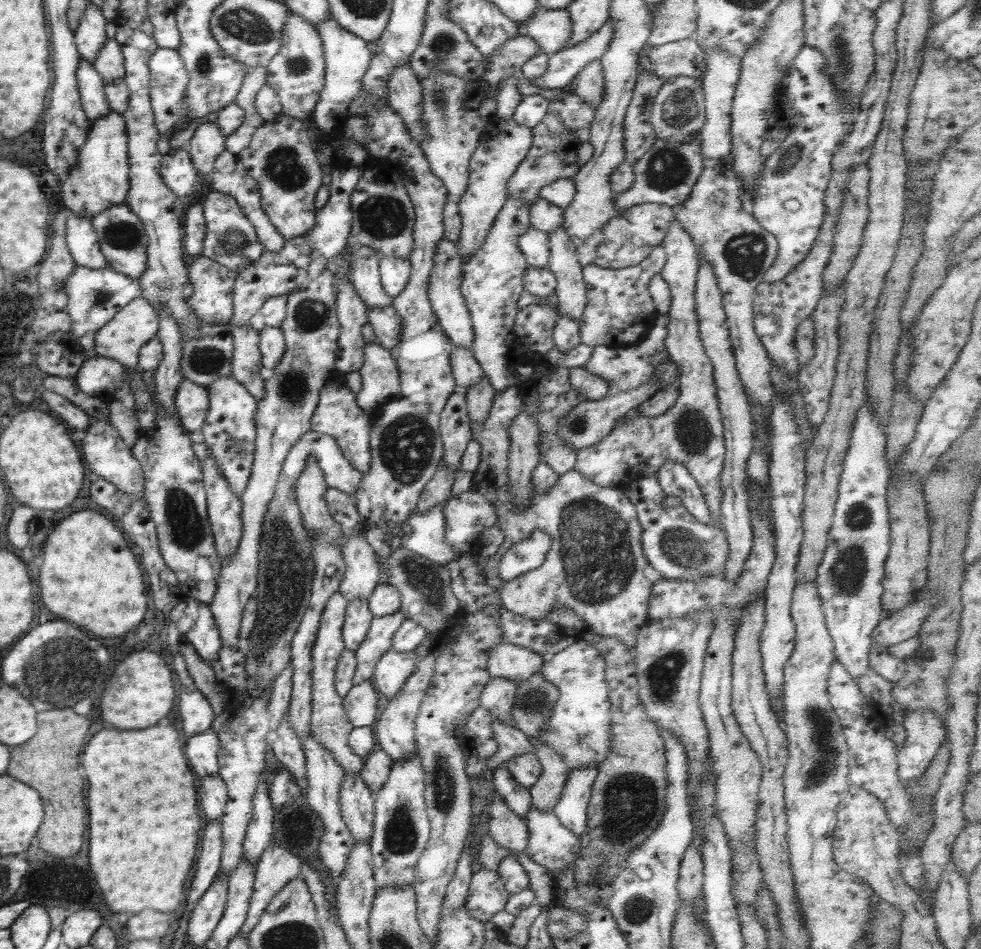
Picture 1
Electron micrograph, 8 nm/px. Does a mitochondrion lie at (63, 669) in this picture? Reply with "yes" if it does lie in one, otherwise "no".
yes

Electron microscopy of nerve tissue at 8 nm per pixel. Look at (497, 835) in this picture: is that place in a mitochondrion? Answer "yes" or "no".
no

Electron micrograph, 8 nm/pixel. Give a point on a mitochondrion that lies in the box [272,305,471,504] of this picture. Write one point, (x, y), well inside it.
(406, 446)

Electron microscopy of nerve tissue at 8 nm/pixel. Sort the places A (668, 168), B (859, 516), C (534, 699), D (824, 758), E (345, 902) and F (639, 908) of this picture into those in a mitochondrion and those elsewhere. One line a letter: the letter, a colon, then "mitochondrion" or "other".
A: mitochondrion
B: mitochondrion
C: mitochondrion
D: mitochondrion
E: other
F: mitochondrion

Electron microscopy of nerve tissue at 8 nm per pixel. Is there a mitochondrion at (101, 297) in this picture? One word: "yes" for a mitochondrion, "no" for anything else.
yes

